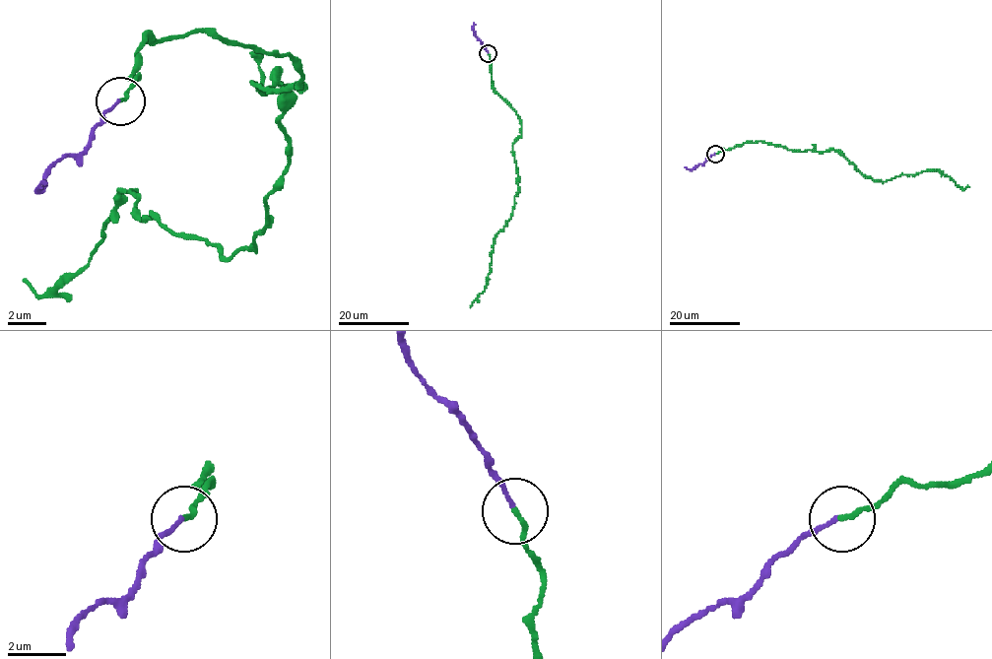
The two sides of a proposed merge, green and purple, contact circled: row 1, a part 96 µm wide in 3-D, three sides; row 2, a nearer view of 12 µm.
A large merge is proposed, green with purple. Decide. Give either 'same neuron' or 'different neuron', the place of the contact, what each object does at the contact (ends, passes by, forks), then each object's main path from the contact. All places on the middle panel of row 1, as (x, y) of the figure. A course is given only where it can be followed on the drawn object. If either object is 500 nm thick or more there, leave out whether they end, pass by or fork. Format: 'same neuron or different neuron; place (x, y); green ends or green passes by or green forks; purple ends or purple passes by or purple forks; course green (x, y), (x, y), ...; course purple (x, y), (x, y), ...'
different neuron; place (488, 53); green ends; purple ends; course green (488, 54), (493, 89), (519, 118), (521, 133), (512, 144), (518, 193), (495, 238), (486, 288), (470, 306); course purple (488, 53), (477, 38), (474, 23)

